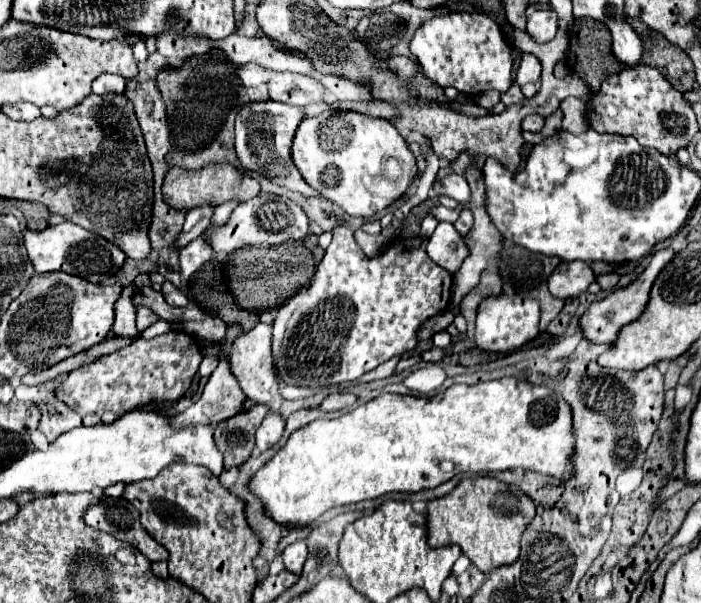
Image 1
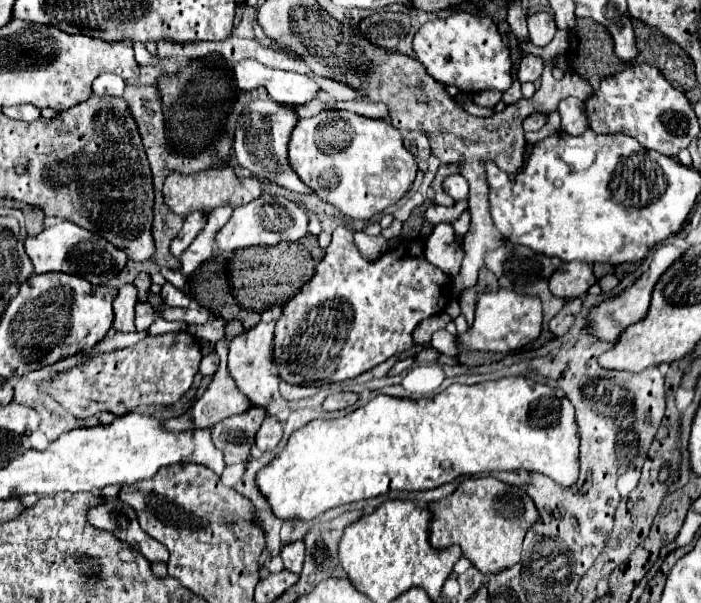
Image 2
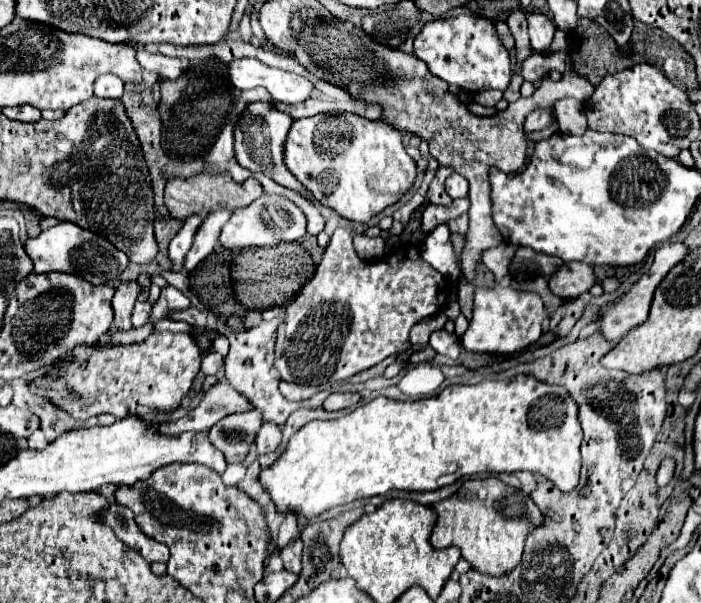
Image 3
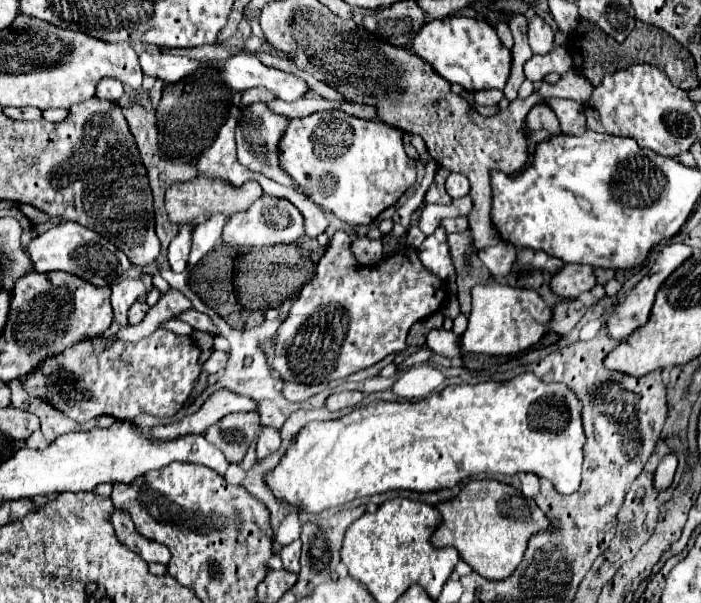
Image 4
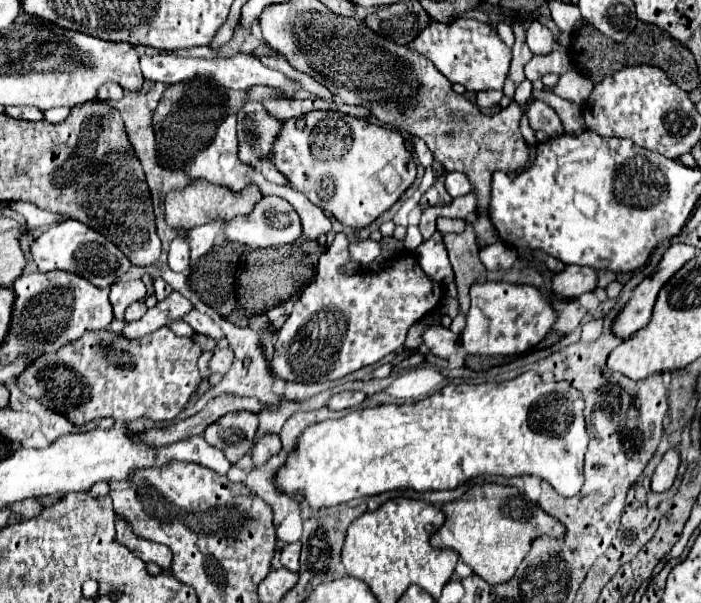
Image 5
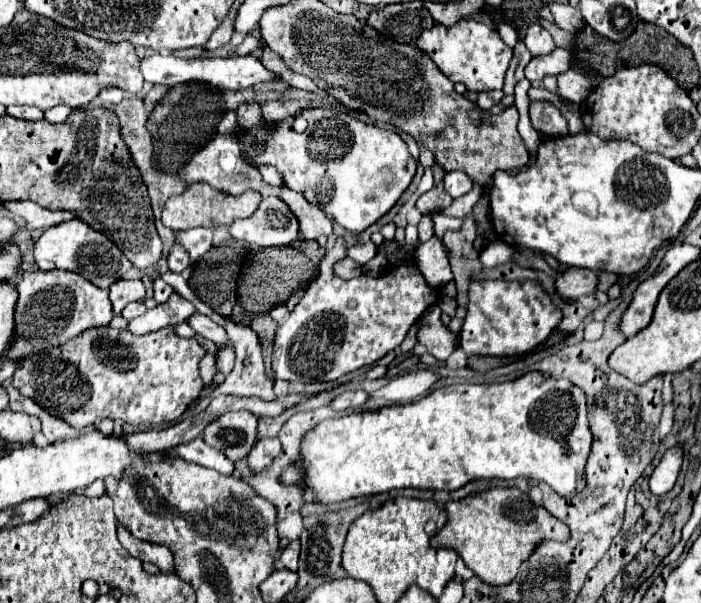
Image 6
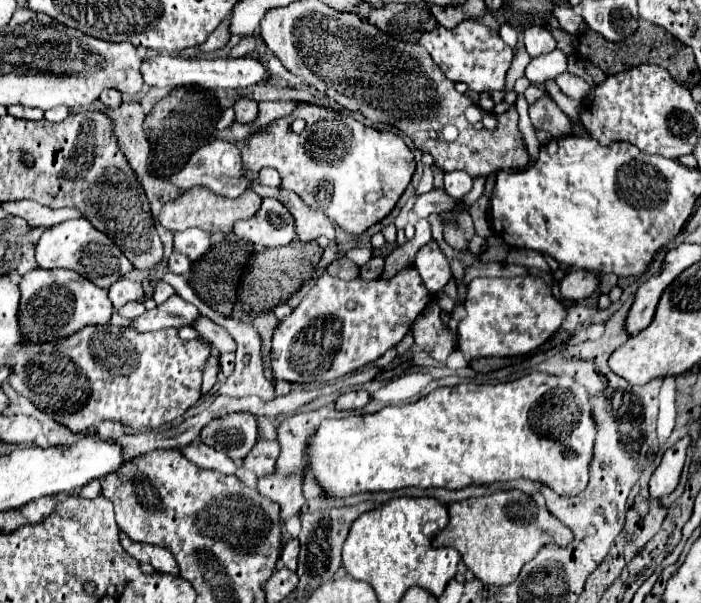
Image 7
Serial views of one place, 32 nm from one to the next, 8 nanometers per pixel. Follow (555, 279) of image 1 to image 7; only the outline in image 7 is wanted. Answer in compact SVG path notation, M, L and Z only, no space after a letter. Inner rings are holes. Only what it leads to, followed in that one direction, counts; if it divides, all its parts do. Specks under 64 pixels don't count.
M572 270L560 280L560 294L566 300L578 302L582 298L588 298L598 286L598 278L586 270Z

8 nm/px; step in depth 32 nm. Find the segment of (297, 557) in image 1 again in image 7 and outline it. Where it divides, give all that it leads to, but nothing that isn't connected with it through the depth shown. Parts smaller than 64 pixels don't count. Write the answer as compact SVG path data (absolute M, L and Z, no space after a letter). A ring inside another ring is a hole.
M290 538L288 542L286 542L286 546L284 546L284 550L282 550L282 562L284 562L284 566L286 568L290 568L290 570L296 570L296 562L298 562L298 548L300 548L300 544L298 544L298 538Z

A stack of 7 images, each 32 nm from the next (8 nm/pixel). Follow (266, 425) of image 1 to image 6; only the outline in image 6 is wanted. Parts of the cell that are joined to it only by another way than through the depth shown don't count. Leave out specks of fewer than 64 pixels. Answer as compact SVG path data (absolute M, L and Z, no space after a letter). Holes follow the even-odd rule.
M260 438L248 454L248 468L252 472L264 472L270 468L272 460L280 454L278 438Z

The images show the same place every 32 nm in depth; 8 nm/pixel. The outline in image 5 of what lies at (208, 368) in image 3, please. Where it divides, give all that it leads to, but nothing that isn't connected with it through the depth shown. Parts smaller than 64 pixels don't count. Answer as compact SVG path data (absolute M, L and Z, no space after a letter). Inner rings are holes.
M218 348L218 350L214 352L212 362L210 362L210 370L212 370L212 372L226 374L226 372L230 370L230 366L232 366L232 358L234 358L234 354L232 354L230 348Z

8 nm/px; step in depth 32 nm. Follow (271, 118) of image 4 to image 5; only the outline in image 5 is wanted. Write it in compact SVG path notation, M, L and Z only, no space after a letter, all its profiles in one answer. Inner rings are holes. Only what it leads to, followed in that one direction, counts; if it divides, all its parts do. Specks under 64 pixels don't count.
M248 102L238 110L240 160L262 172L268 182L286 186L286 178L274 166L268 164L270 160L262 160L262 156L270 152L270 144L274 142L274 136L278 134L280 126L282 120L268 116L260 102Z

